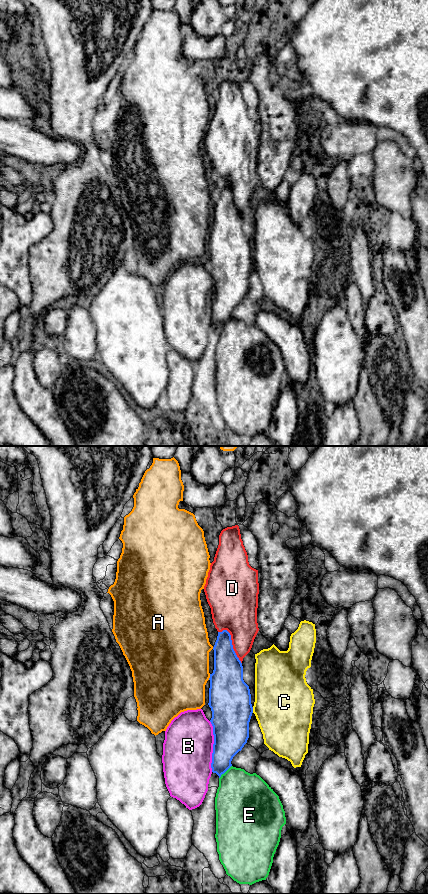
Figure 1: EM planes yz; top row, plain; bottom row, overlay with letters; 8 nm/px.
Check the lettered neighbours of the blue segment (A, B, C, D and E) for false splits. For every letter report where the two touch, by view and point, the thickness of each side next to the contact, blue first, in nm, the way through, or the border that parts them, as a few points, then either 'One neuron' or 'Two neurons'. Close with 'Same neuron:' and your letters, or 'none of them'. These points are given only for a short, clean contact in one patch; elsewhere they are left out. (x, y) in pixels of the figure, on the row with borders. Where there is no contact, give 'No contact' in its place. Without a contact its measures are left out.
A: Touches blue at yz (210, 677). Thickness 340 nm (blue) against 460 nm. Two neurons
B: Touches blue at yz (213, 746). Thickness 300 nm (blue) against 400 nm. Two neurons
C: Touches blue at yz (252, 710). Thickness 340 nm (blue) against 480 nm. Two neurons
D: Touches blue at yz (231, 643). Thickness 240 nm (blue) against 320 nm. One neuron
E: Touches blue at yz (224, 772). Thickness 220 nm (blue) against 420 nm. Two neurons
Same neuron: D

